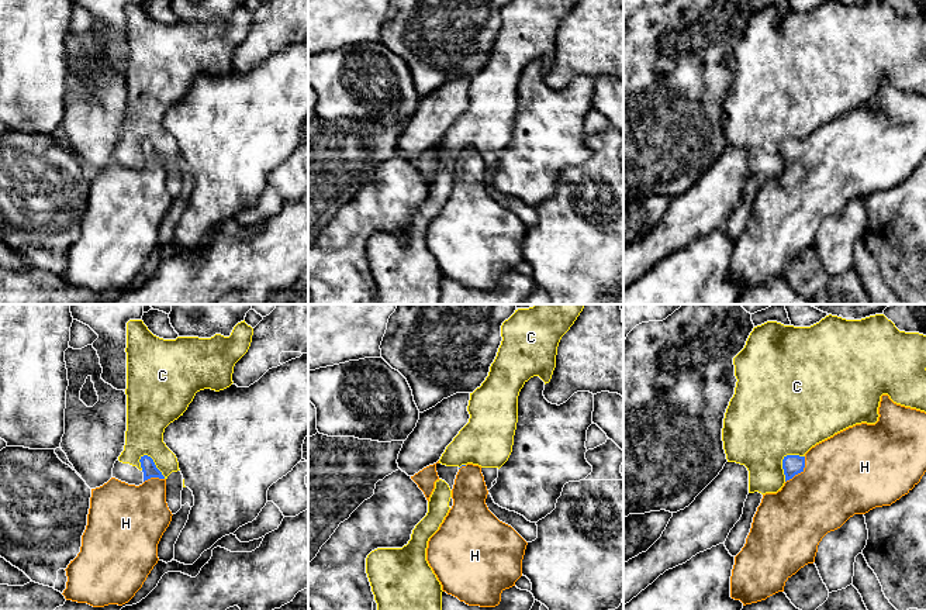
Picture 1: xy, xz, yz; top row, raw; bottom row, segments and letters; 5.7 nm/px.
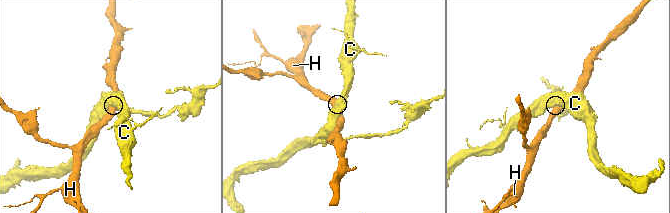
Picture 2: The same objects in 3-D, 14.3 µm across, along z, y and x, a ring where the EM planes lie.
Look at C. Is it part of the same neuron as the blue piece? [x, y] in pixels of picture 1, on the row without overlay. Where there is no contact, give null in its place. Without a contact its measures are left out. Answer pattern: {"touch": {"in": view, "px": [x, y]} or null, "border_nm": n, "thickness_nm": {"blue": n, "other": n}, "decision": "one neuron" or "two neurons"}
{"touch": {"in": "yz", "px": [783, 144]}, "border_nm": 190, "thickness_nm": {"blue": 120, "other": 480}, "decision": "two neurons"}

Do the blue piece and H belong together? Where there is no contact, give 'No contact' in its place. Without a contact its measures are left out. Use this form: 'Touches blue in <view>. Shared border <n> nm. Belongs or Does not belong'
Touches blue in yz. Shared border 190 nm. Belongs

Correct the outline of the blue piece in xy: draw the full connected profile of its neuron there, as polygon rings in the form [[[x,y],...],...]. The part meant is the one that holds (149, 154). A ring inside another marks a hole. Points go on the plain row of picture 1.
[[[148,139],[141,141],[144,168],[128,169],[111,162],[91,173],[87,210],[77,241],[68,249],[66,285],[93,292],[128,287],[158,248],[158,228],[172,206],[166,187],[166,163]]]

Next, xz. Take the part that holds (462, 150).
[[[462,149],[452,173],[453,190],[428,225],[426,245],[443,276],[469,290],[495,292],[501,286],[501,278],[515,270],[522,261],[528,227],[488,194],[487,179],[481,151]]]

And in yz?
[[[881,80],[875,108],[856,108],[812,131],[804,141],[782,144],[785,168],[777,178],[763,179],[742,235],[735,241],[730,261],[730,282],[743,290],[766,285],[784,276],[785,266],[801,252],[815,247],[822,223],[840,213],[854,199],[891,190],[908,179],[926,156],[926,97],[894,87]]]

